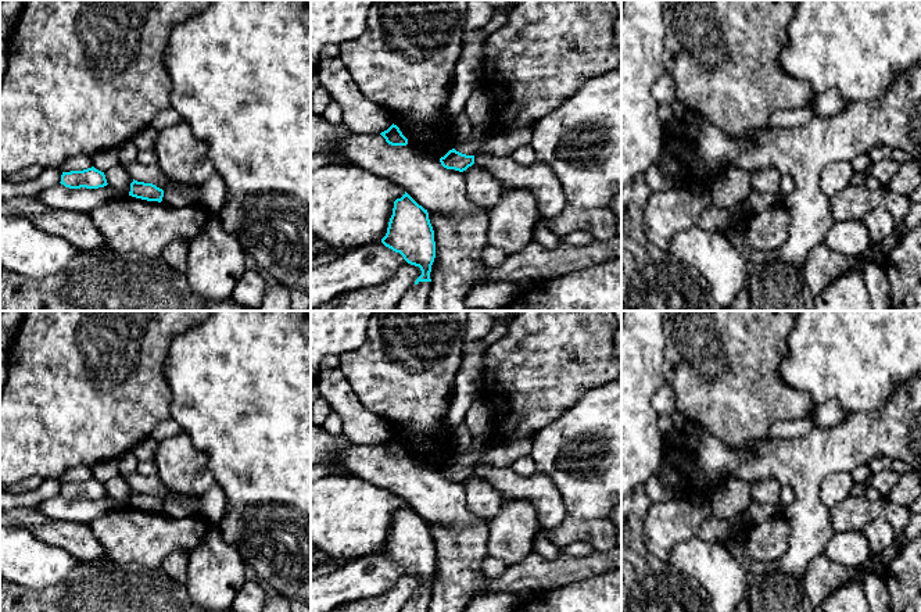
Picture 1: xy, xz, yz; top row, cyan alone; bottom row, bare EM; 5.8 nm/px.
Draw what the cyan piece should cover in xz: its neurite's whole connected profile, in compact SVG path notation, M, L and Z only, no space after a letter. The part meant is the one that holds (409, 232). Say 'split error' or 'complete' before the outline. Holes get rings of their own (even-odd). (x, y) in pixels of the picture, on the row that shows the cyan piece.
complete; M406 192L394 201L393 215L381 243L399 253L408 264L420 268L422 275L415 284L431 282L430 272L436 258L434 230L427 210Z

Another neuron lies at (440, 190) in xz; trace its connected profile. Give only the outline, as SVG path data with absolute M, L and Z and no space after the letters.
M350 130L341 153L352 165L398 185L433 214L463 218L488 212L467 198L463 172L444 168L440 160L418 154L409 144L391 146L381 135Z

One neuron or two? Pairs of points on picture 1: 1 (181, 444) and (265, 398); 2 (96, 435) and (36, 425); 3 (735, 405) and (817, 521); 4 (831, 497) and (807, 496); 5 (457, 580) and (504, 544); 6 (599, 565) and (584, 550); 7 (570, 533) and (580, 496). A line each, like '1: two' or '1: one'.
1: two
2: one
3: two
4: two
5: two
6: two
7: two

